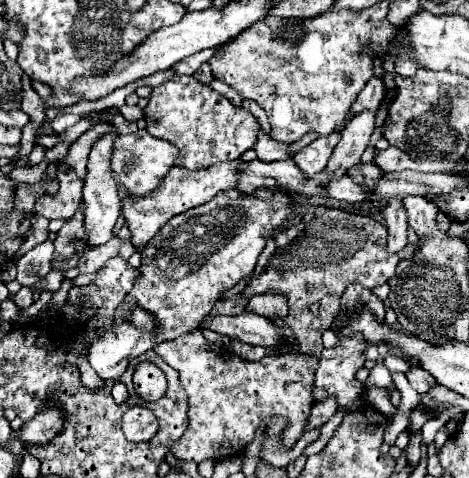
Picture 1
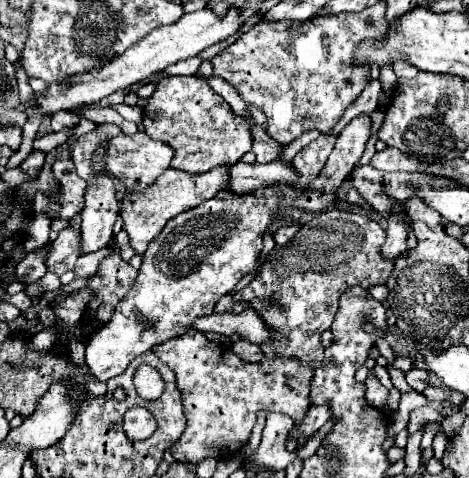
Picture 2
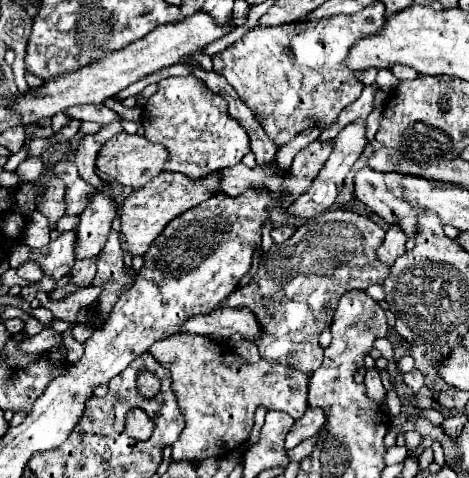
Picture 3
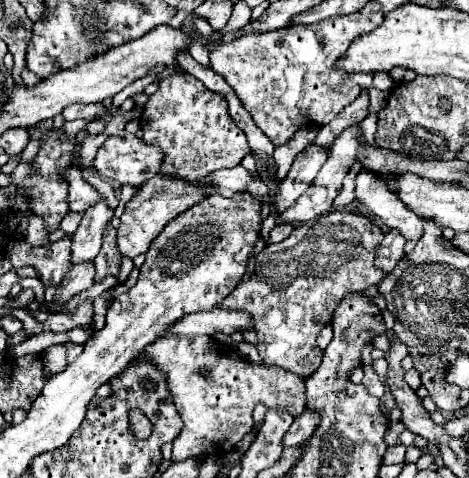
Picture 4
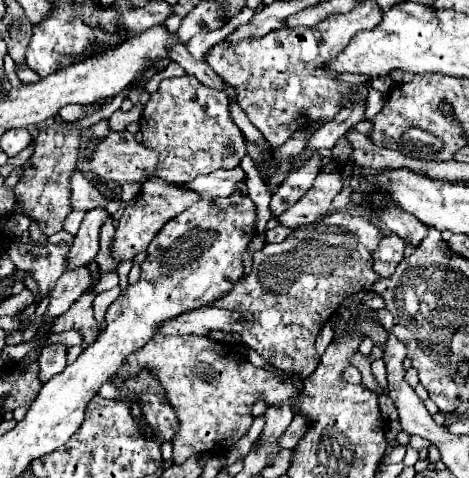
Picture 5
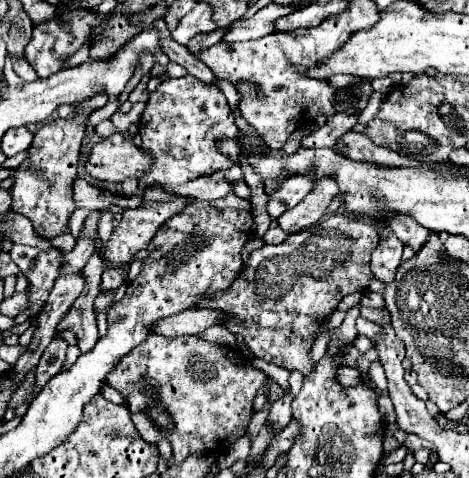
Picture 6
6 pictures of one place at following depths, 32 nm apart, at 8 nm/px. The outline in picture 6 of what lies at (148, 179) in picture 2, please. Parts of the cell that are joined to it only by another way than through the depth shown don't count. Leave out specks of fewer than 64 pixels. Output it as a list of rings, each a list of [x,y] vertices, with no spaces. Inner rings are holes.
[[[116,132],[94,144],[86,160],[86,170],[96,180],[114,184],[128,178],[138,180],[148,168],[152,168],[152,156],[136,146],[128,132]]]

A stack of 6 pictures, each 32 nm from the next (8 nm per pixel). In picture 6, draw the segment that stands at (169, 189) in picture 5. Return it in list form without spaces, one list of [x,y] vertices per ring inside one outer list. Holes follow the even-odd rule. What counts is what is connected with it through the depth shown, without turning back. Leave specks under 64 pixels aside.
[[[154,184],[154,186],[146,186],[144,188],[144,204],[140,208],[128,208],[124,210],[120,224],[114,228],[114,234],[106,246],[106,258],[114,264],[120,266],[124,262],[130,262],[132,256],[140,250],[144,250],[152,236],[156,234],[156,228],[160,228],[160,224],[164,224],[164,220],[168,220],[168,216],[174,216],[176,212],[180,212],[180,208],[186,208],[188,204],[192,204],[192,200],[188,196],[180,196],[176,192],[168,192],[162,186]]]

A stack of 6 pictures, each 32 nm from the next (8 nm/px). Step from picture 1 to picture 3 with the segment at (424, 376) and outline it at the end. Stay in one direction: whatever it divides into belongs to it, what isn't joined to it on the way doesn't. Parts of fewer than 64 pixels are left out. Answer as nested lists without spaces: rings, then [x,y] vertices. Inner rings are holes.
[[[416,368],[410,370],[408,374],[404,374],[404,382],[414,390],[414,392],[420,392],[426,384],[424,384],[424,374],[420,374]]]

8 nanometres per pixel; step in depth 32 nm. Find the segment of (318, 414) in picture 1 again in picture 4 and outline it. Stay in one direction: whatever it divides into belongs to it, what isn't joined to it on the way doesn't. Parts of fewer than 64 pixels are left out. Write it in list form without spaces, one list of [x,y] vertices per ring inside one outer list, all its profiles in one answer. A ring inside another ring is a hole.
[[[304,412],[304,416],[296,418],[290,426],[290,430],[284,436],[284,446],[298,446],[304,440],[308,440],[308,436],[312,436],[312,432],[316,430],[316,424],[320,424],[320,416],[316,416],[316,412]]]

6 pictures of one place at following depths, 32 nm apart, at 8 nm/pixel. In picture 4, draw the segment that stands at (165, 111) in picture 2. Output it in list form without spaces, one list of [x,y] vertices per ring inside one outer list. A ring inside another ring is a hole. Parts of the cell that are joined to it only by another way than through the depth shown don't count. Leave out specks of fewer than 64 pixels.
[[[190,74],[160,80],[158,92],[148,98],[148,104],[142,110],[140,126],[144,130],[144,140],[160,146],[166,154],[162,174],[180,176],[188,182],[196,182],[220,168],[234,168],[250,152],[246,134],[228,114],[226,98],[210,92]]]

